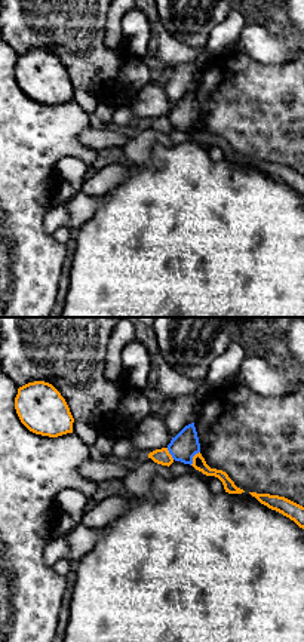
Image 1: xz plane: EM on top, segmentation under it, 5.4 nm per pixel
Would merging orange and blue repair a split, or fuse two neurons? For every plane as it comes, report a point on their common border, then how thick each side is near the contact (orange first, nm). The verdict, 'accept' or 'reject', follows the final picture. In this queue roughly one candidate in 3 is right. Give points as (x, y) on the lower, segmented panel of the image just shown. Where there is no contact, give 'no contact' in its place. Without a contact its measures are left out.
meets orange at (193, 458); 70 nm thick on the orange side, 150 nm on the other

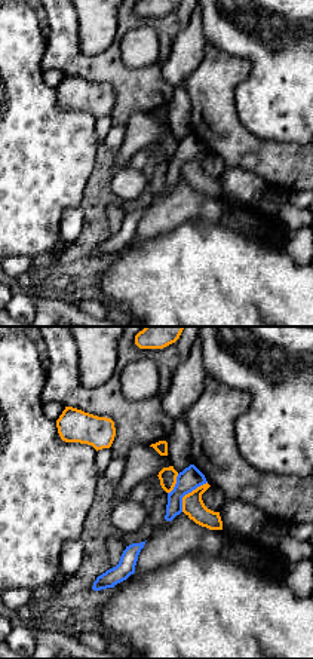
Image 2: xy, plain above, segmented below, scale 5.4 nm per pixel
meets orange at (189, 493); 120 nm thick on the orange side, 120 nm on the other

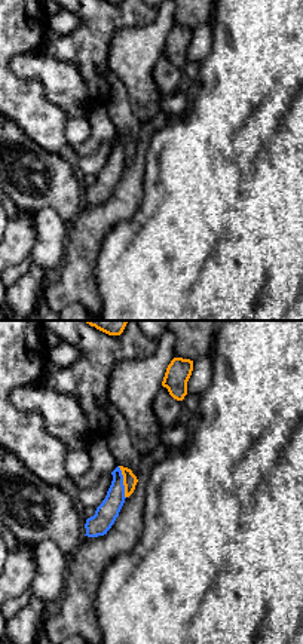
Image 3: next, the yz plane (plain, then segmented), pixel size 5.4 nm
meets orange at (124, 482); 80 nm thick on the orange side, 120 nm on the other

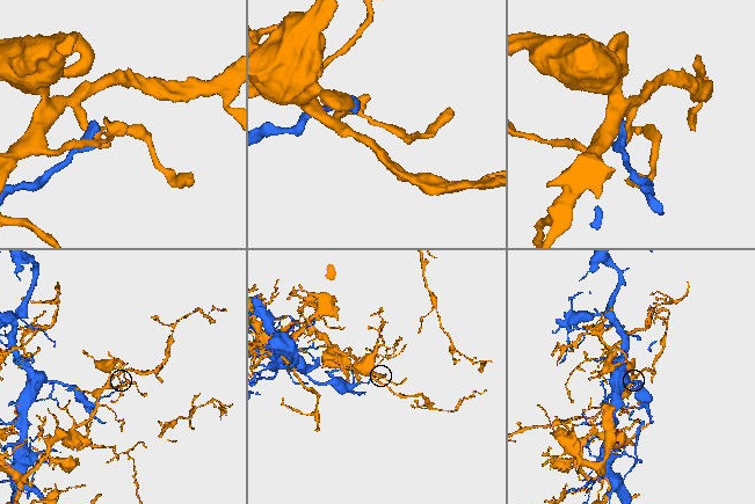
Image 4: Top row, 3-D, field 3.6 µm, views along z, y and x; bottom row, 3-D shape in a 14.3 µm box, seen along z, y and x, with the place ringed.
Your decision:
reject

